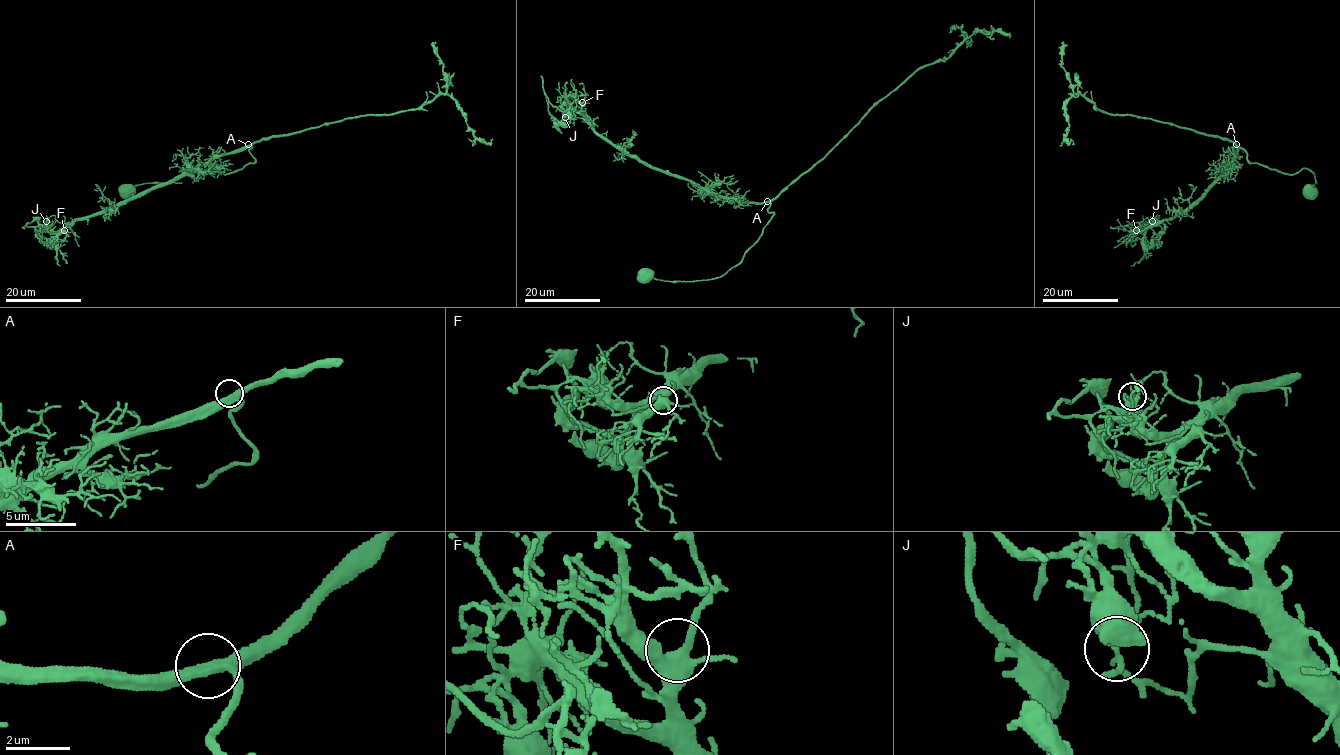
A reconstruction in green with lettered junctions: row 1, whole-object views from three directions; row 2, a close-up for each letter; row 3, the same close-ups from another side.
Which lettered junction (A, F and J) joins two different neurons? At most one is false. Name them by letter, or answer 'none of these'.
J

